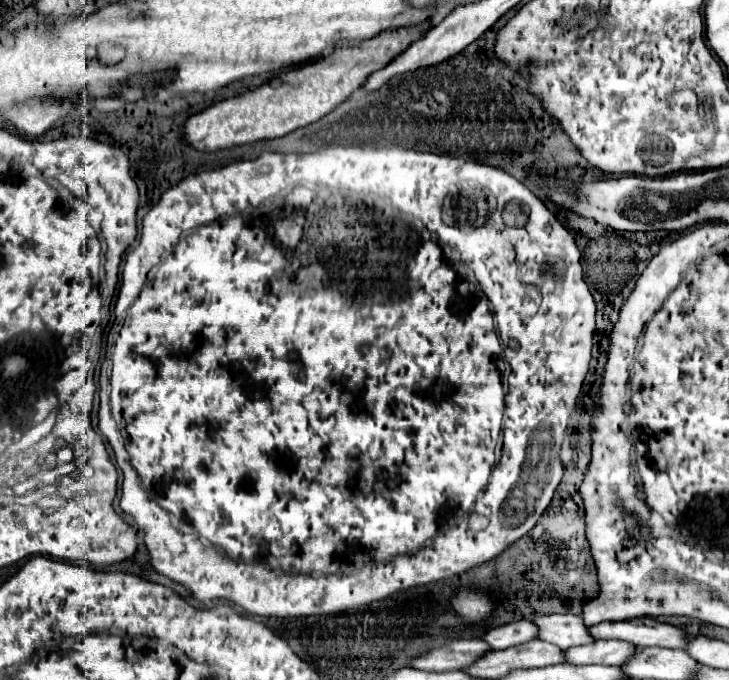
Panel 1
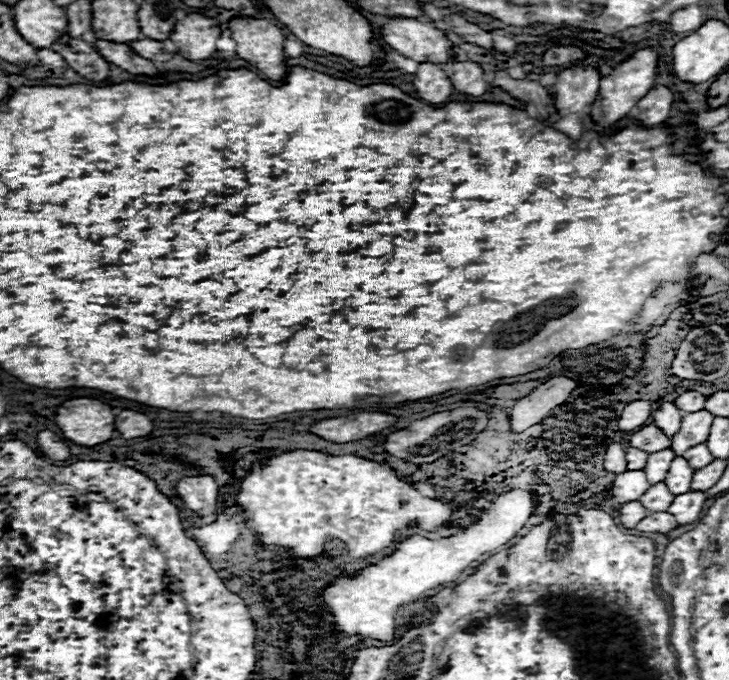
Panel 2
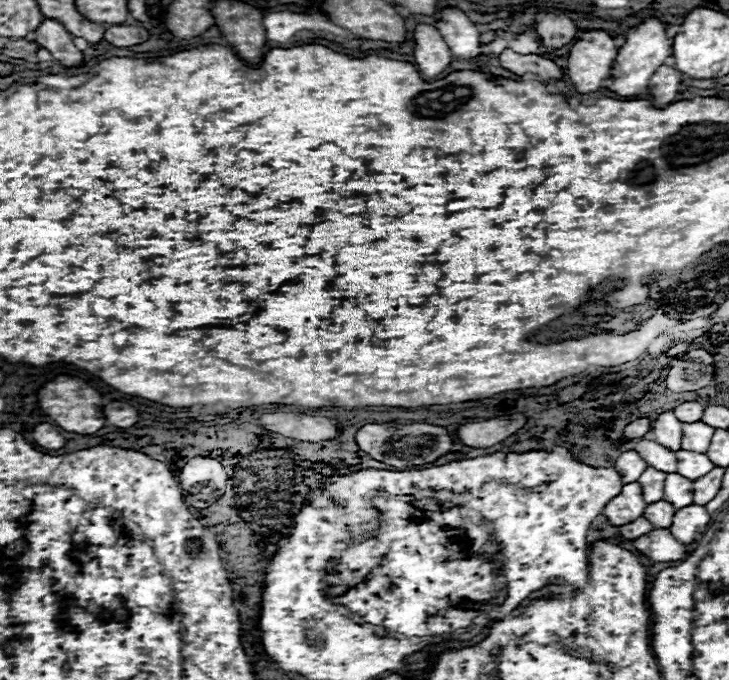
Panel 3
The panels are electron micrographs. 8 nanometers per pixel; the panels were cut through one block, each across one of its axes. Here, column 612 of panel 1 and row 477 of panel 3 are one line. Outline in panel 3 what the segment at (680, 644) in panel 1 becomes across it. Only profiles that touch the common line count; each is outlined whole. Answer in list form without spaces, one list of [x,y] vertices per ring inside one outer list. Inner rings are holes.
[[[628,450],[622,452],[616,460],[616,470],[622,476],[622,484],[630,484],[636,482],[640,478],[640,474],[648,468],[648,464],[640,458],[640,454],[636,454],[636,450]]]

